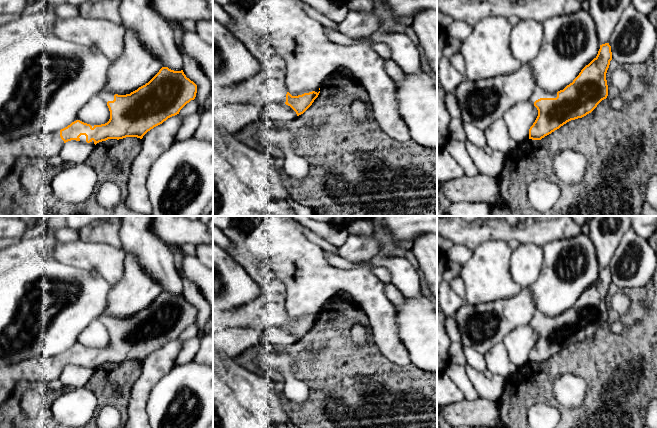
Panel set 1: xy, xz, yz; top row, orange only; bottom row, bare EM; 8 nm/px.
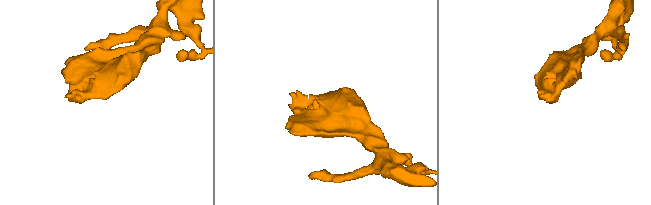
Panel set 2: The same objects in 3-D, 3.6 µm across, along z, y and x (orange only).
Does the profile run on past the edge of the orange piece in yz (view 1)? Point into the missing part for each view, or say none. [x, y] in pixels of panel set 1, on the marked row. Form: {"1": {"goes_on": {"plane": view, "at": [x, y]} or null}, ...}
{"1": {"goes_on": {"plane": "yz", "at": [538, 93]}}}

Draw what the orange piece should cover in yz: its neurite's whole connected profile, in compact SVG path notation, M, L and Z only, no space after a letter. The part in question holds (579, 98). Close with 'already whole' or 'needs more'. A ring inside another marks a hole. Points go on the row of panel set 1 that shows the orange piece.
M609 43L602 44L597 56L563 90L549 93L536 87L530 100L537 108L538 116L529 129L529 139L541 140L567 122L591 113L602 100L606 99L608 96L606 73L611 60L611 46Z | needs more

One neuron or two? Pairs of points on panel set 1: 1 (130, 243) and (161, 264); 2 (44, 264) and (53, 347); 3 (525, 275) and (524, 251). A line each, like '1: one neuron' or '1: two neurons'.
1: one neuron
2: one neuron
3: one neuron

